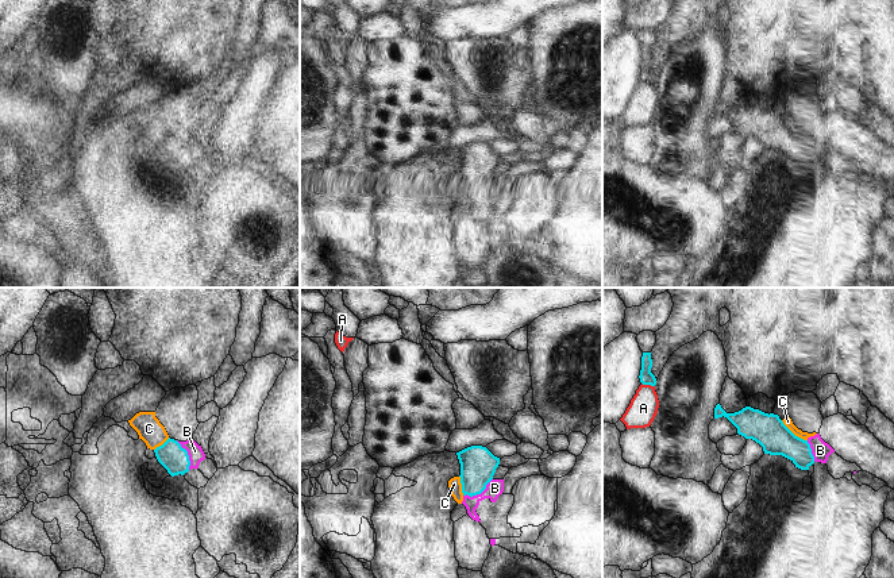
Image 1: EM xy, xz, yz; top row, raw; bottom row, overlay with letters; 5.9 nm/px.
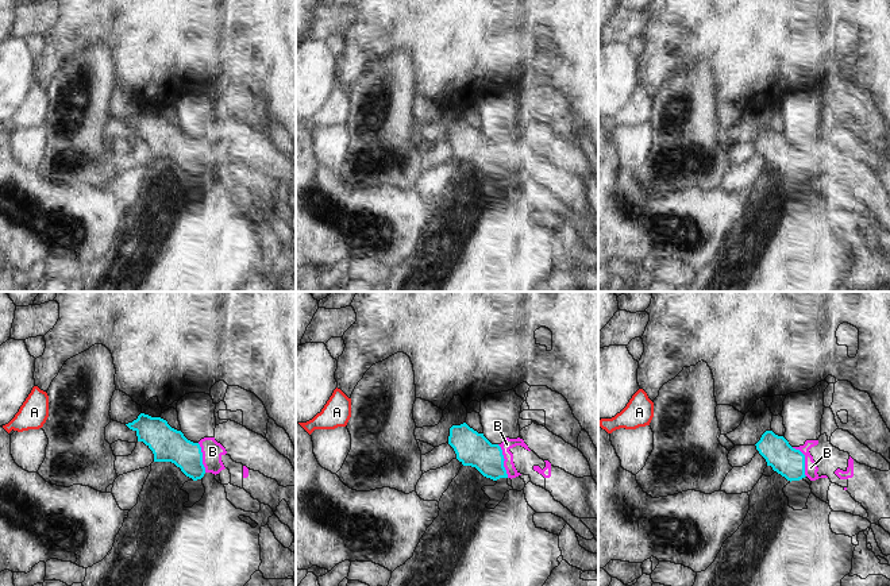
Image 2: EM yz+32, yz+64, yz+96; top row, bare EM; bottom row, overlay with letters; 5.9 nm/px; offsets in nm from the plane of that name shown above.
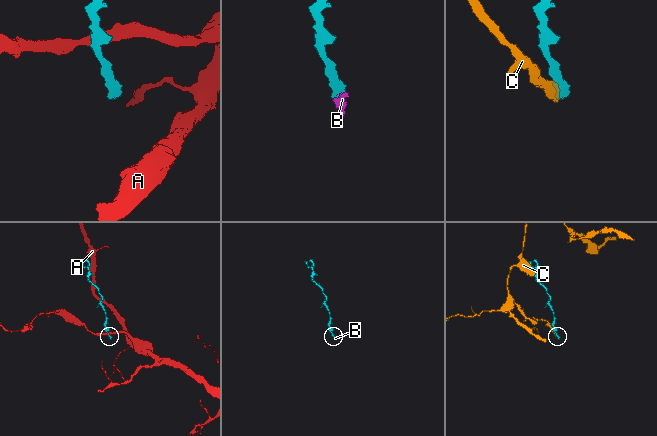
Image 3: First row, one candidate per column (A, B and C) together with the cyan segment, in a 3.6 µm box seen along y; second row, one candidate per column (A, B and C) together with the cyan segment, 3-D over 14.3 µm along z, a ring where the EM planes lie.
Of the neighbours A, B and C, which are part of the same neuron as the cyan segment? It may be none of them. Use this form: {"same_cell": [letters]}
{"same_cell": ["B"]}

